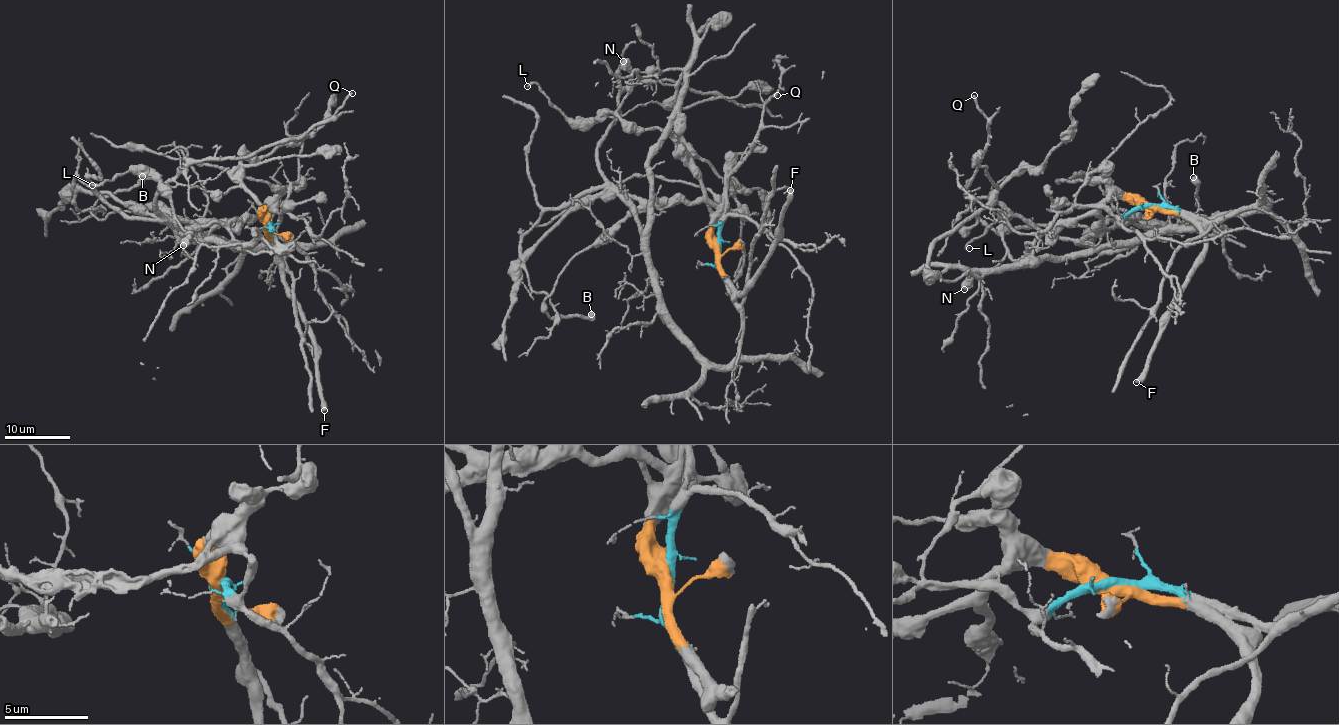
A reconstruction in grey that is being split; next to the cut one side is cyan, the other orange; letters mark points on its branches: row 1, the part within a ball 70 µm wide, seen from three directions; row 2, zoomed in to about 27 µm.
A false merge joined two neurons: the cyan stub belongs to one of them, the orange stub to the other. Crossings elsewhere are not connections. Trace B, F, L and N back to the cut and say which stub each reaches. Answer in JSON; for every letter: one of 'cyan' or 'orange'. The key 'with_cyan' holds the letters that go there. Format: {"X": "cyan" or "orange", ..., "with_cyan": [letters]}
{"B": "orange", "F": "orange", "L": "orange", "N": "orange", "with_cyan": []}

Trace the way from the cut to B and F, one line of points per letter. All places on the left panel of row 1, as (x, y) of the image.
B: (268, 224), (265, 207), (238, 222), (183, 221), (148, 208), (100, 220), (92, 214), (99, 200), (142, 176)
F: (268, 224), (267, 238), (283, 271), (285, 293), (300, 312), (313, 339), (316, 380), (324, 410)

